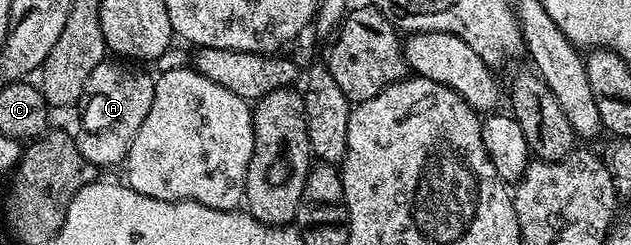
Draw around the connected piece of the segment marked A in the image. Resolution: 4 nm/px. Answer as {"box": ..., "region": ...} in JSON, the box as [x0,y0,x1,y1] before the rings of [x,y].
{"box":[79,60,155,168],"region":[[[121,60],[101,62],[85,85],[85,111],[81,114],[83,129],[79,135],[83,138],[86,156],[92,156],[98,168],[124,163],[143,120],[147,120],[147,112],[151,112],[151,100],[155,96],[154,75],[132,70],[129,66],[132,65]]]}

